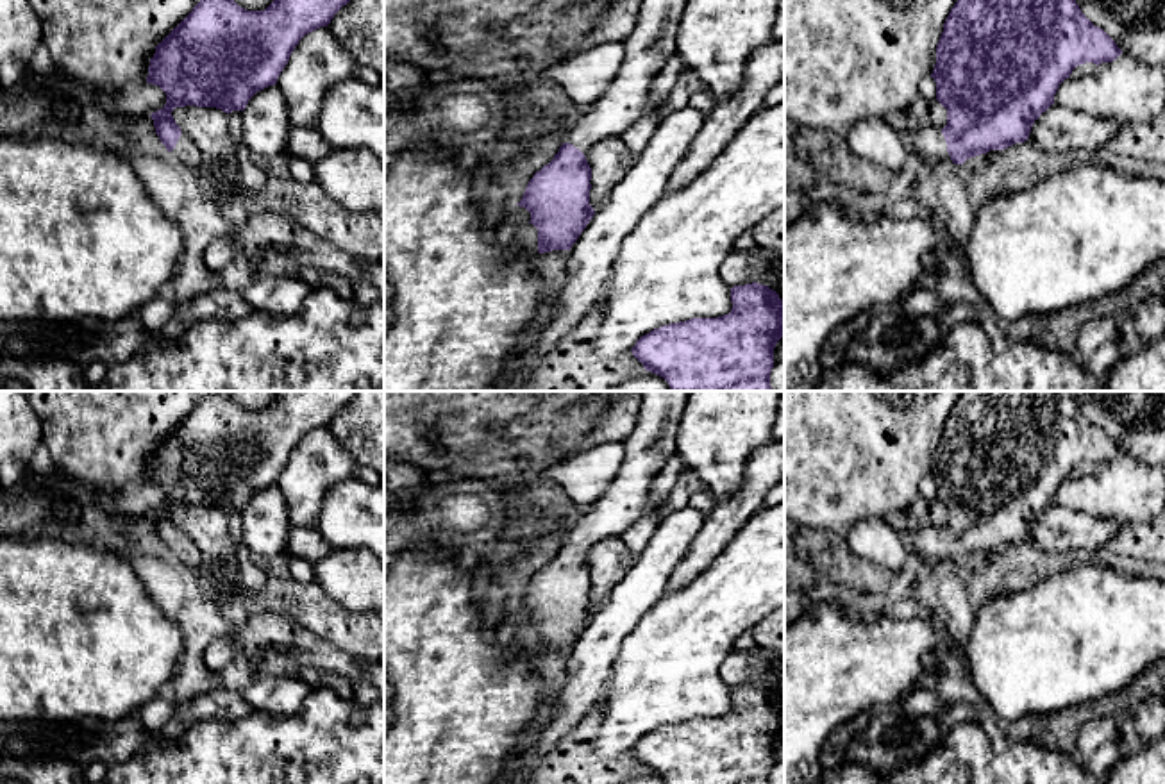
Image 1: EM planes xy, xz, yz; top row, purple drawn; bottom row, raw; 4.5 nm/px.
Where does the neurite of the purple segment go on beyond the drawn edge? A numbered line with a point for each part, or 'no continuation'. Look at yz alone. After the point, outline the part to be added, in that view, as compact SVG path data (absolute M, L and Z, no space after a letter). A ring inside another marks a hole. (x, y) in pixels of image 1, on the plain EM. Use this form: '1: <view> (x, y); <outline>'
1: yz (928, 542); M929 525L911 532L911 548L927 563L952 563L940 529Z

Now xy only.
1: xy (186, 552); M180 534L172 554L179 559L186 575L191 575L200 566L200 552L186 534Z

